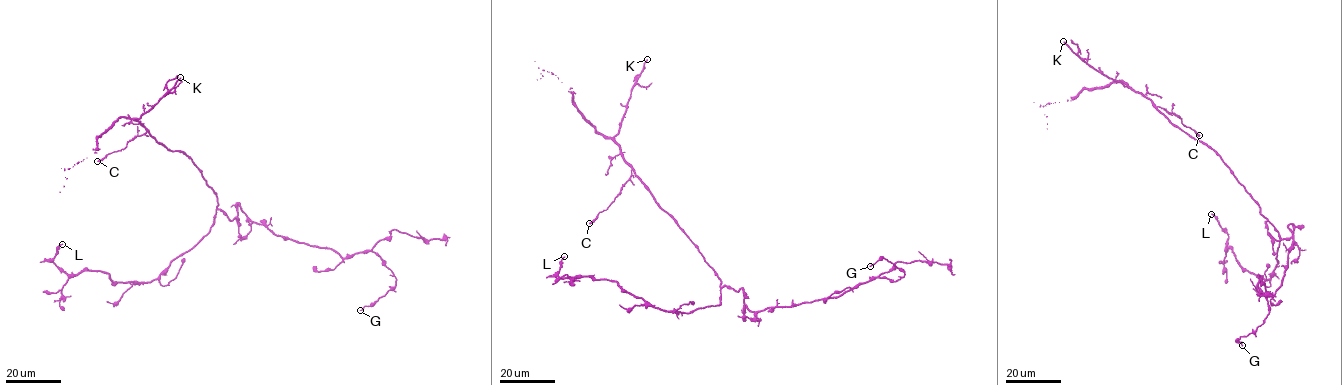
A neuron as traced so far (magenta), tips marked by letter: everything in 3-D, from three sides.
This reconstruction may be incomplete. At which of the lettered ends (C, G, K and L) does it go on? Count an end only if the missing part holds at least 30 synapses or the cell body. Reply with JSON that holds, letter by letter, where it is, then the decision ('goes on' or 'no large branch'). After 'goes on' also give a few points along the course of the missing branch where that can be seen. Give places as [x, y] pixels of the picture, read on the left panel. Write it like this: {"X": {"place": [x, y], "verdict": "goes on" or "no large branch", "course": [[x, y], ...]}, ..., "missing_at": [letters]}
{"C": {"place": [97, 161], "verdict": "no large branch"}, "G": {"place": [360, 310], "verdict": "no large branch"}, "K": {"place": [180, 77], "verdict": "goes on"}, "L": {"place": [62, 244], "verdict": "no large branch"}, "missing_at": ["K"]}

